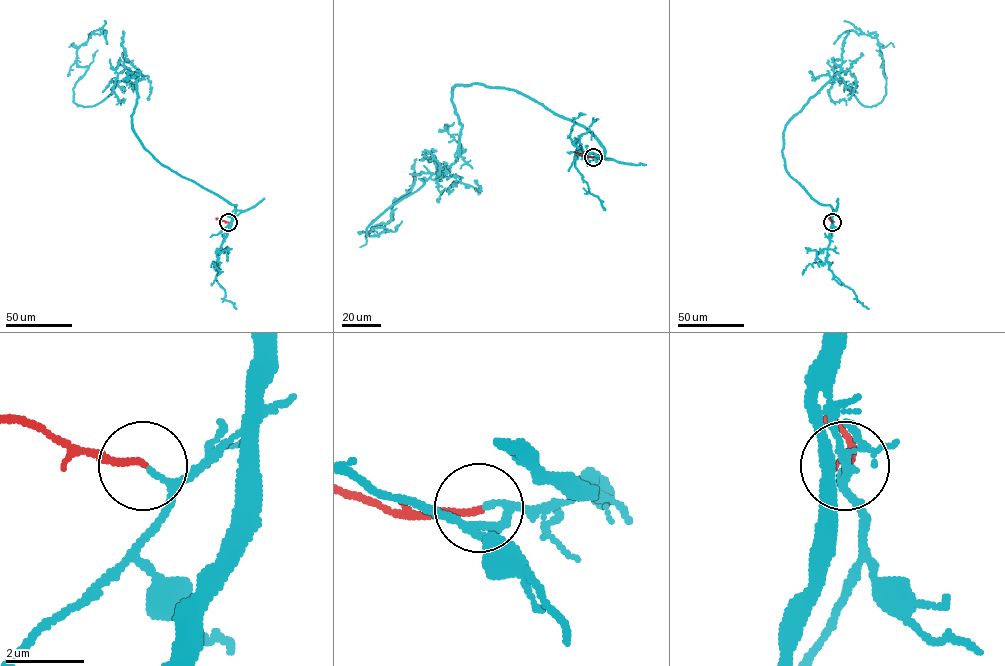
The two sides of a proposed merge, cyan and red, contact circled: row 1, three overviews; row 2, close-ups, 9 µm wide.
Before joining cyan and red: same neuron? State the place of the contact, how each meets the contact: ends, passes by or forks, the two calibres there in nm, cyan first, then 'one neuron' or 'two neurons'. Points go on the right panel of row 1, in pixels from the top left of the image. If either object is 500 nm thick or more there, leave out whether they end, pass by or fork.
at (832, 222); cyan passes by; red ends there; 130 nm thick on the cyan side, 170 nm on the other; one neuron

